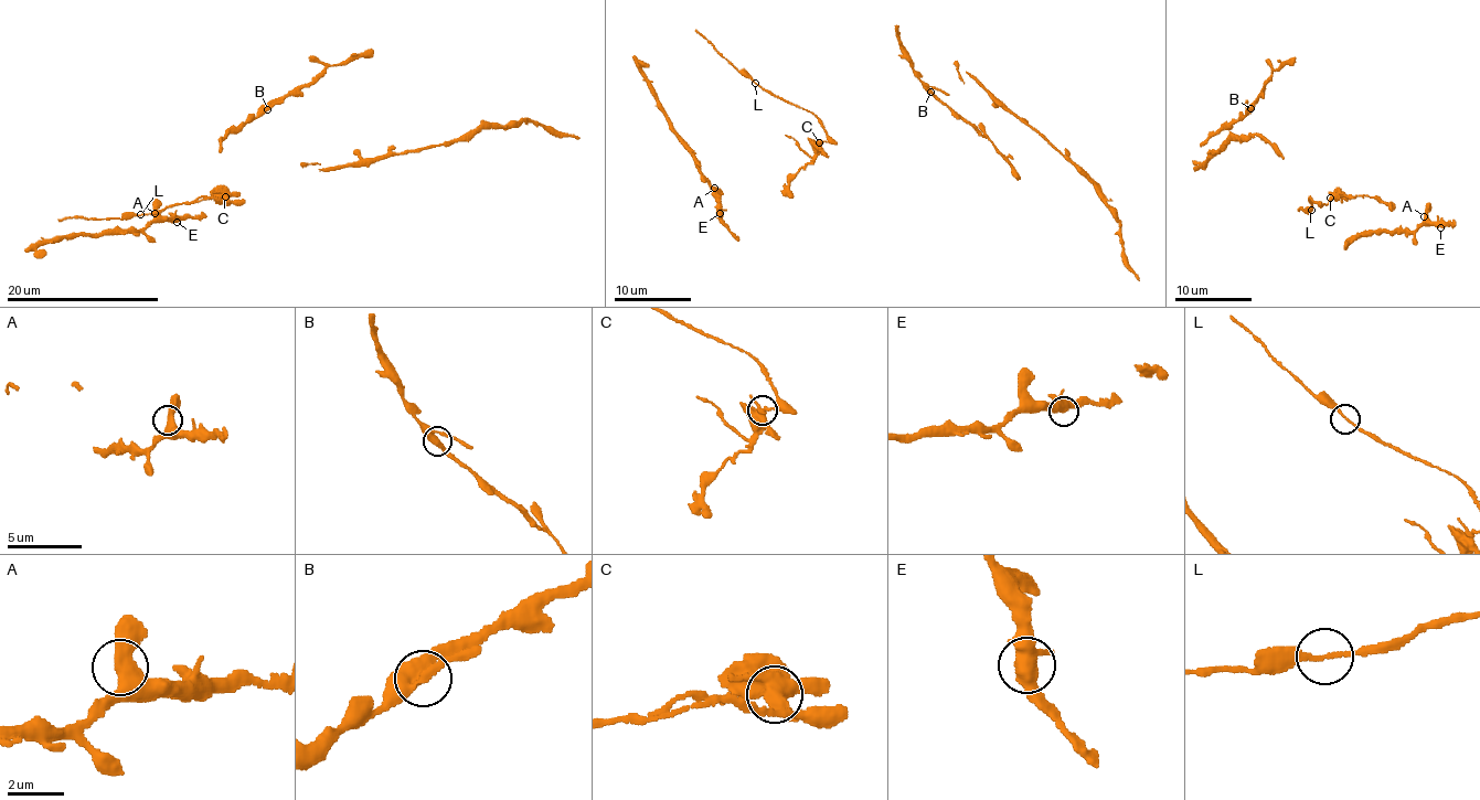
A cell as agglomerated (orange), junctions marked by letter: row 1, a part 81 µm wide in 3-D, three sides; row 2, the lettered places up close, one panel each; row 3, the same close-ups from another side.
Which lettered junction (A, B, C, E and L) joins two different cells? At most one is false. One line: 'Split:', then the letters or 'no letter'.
Split: C

